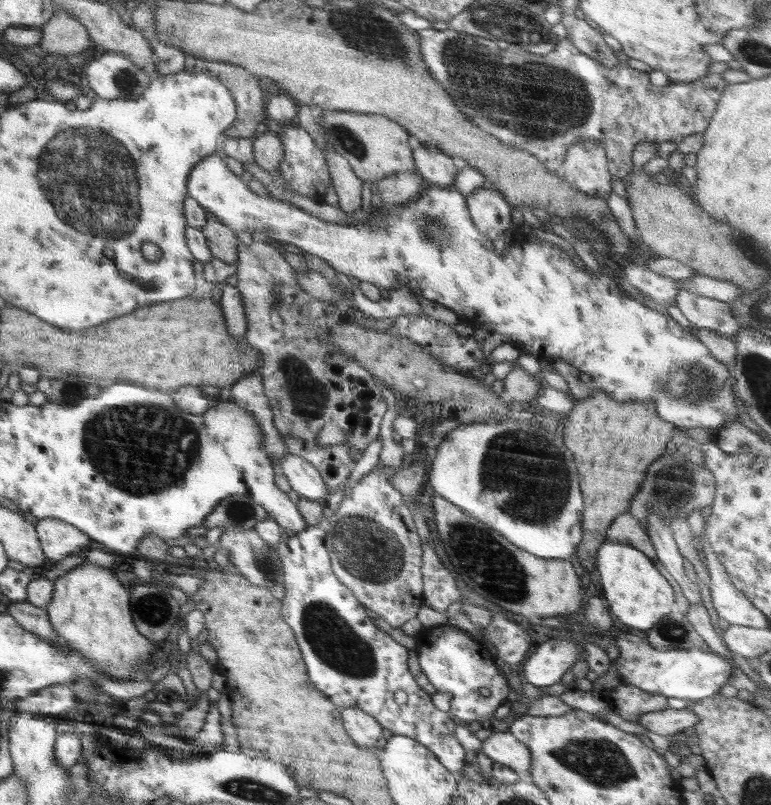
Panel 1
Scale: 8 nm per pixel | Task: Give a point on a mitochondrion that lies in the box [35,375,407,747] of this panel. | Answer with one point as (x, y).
(141, 448)

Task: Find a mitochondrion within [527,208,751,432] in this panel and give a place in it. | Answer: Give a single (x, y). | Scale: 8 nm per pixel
(695, 383)

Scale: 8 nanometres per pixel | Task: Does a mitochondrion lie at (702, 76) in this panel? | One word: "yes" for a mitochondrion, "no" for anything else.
no

